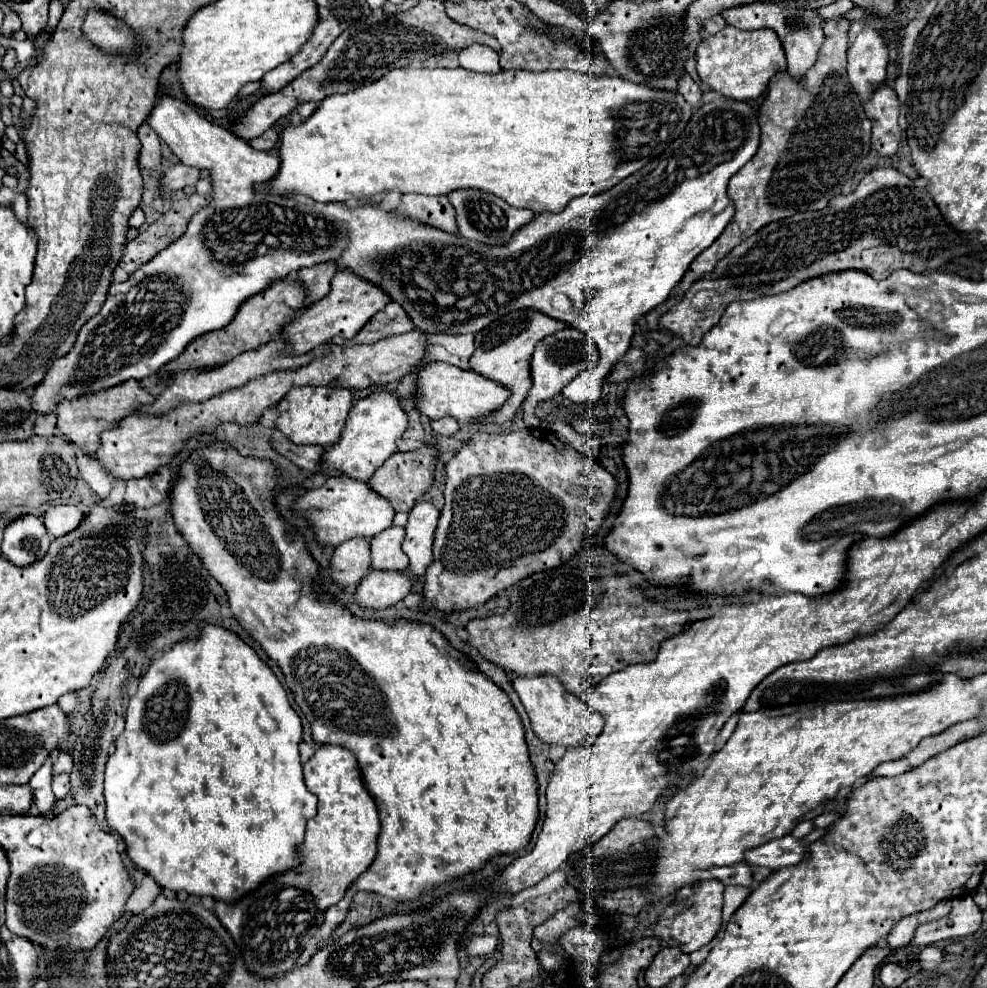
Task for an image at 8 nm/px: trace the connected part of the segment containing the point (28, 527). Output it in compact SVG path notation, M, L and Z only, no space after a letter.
M26 515L6 527L2 557L6 557L16 567L28 567L48 553L50 543L52 541L44 521L34 515Z

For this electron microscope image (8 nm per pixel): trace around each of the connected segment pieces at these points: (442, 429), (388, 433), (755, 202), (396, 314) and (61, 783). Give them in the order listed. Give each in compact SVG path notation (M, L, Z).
M444 417L444 419L434 421L434 423L432 423L432 429L434 429L438 435L450 437L450 435L454 435L454 433L460 429L460 425L458 425L458 421L456 421L454 417Z
M378 391L366 399L356 401L356 405L348 413L340 439L322 453L318 473L324 477L346 475L356 481L368 481L374 475L374 471L390 455L398 451L396 439L402 437L406 427L408 427L408 419L398 403L398 397L392 391Z
M826 19L822 23L826 41L820 49L820 55L810 67L802 79L794 79L788 71L778 71L768 87L766 101L760 109L760 125L762 125L762 137L760 137L760 149L752 161L748 161L732 179L728 187L728 195L732 197L736 205L736 213L724 233L710 245L706 251L702 251L690 265L688 273L678 283L678 293L684 295L692 283L700 281L706 273L714 271L716 263L726 257L728 251L732 251L736 245L740 245L744 239L754 235L758 229L772 221L780 221L786 217L792 217L800 211L820 211L828 205L828 201L836 195L840 195L842 185L852 179L862 159L870 153L870 131L872 123L866 117L862 103L858 95L854 93L848 77L846 77L846 49L848 49L848 27L850 21L840 19Z
M394 301L384 307L384 311L378 311L366 325L364 329L354 337L344 341L342 337L334 337L332 343L338 345L364 345L364 343L376 343L380 339L392 337L392 335L402 335L410 333L414 329L412 321L408 321L408 315L396 305Z
M62 773L62 775L54 775L52 777L52 791L58 799L64 799L70 791L70 781L68 781L68 775Z

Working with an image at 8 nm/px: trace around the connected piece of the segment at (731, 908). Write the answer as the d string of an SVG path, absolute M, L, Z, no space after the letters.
M726 887L724 891L724 913L722 913L722 925L720 931L724 932L730 917L734 911L744 903L744 899L750 895L748 887Z

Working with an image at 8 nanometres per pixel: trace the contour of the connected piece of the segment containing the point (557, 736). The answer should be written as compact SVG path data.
M538 675L538 677L518 677L514 679L514 691L518 693L534 733L548 745L564 745L570 747L588 747L594 745L598 735L604 727L604 717L596 713L588 703L578 699L576 695L570 695L564 687L560 687L560 681L552 675Z

